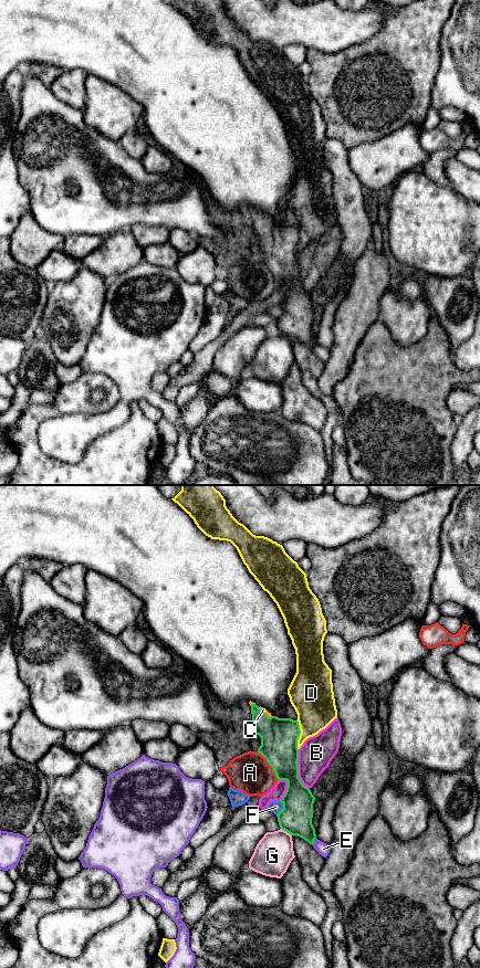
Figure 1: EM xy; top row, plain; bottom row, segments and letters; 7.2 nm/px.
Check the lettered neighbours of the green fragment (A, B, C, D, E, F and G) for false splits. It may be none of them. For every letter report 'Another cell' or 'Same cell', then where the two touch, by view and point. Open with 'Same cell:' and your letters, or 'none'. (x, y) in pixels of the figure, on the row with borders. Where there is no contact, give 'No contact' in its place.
Same cell: C
A: Another cell. Touches green at xy (269, 764)
B: Another cell. Touches green at xy (298, 769)
C: Same cell. Touches green at xy (264, 713)
D: Another cell. Touches green at xy (299, 735)
E: Another cell. Touches green at xy (313, 841)
F: Another cell. Touches green at xy (283, 808)
G: Another cell. Touches green at xy (287, 831)

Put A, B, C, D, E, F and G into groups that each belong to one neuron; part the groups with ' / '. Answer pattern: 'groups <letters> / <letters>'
groups A / B / C / D / E / F / G

